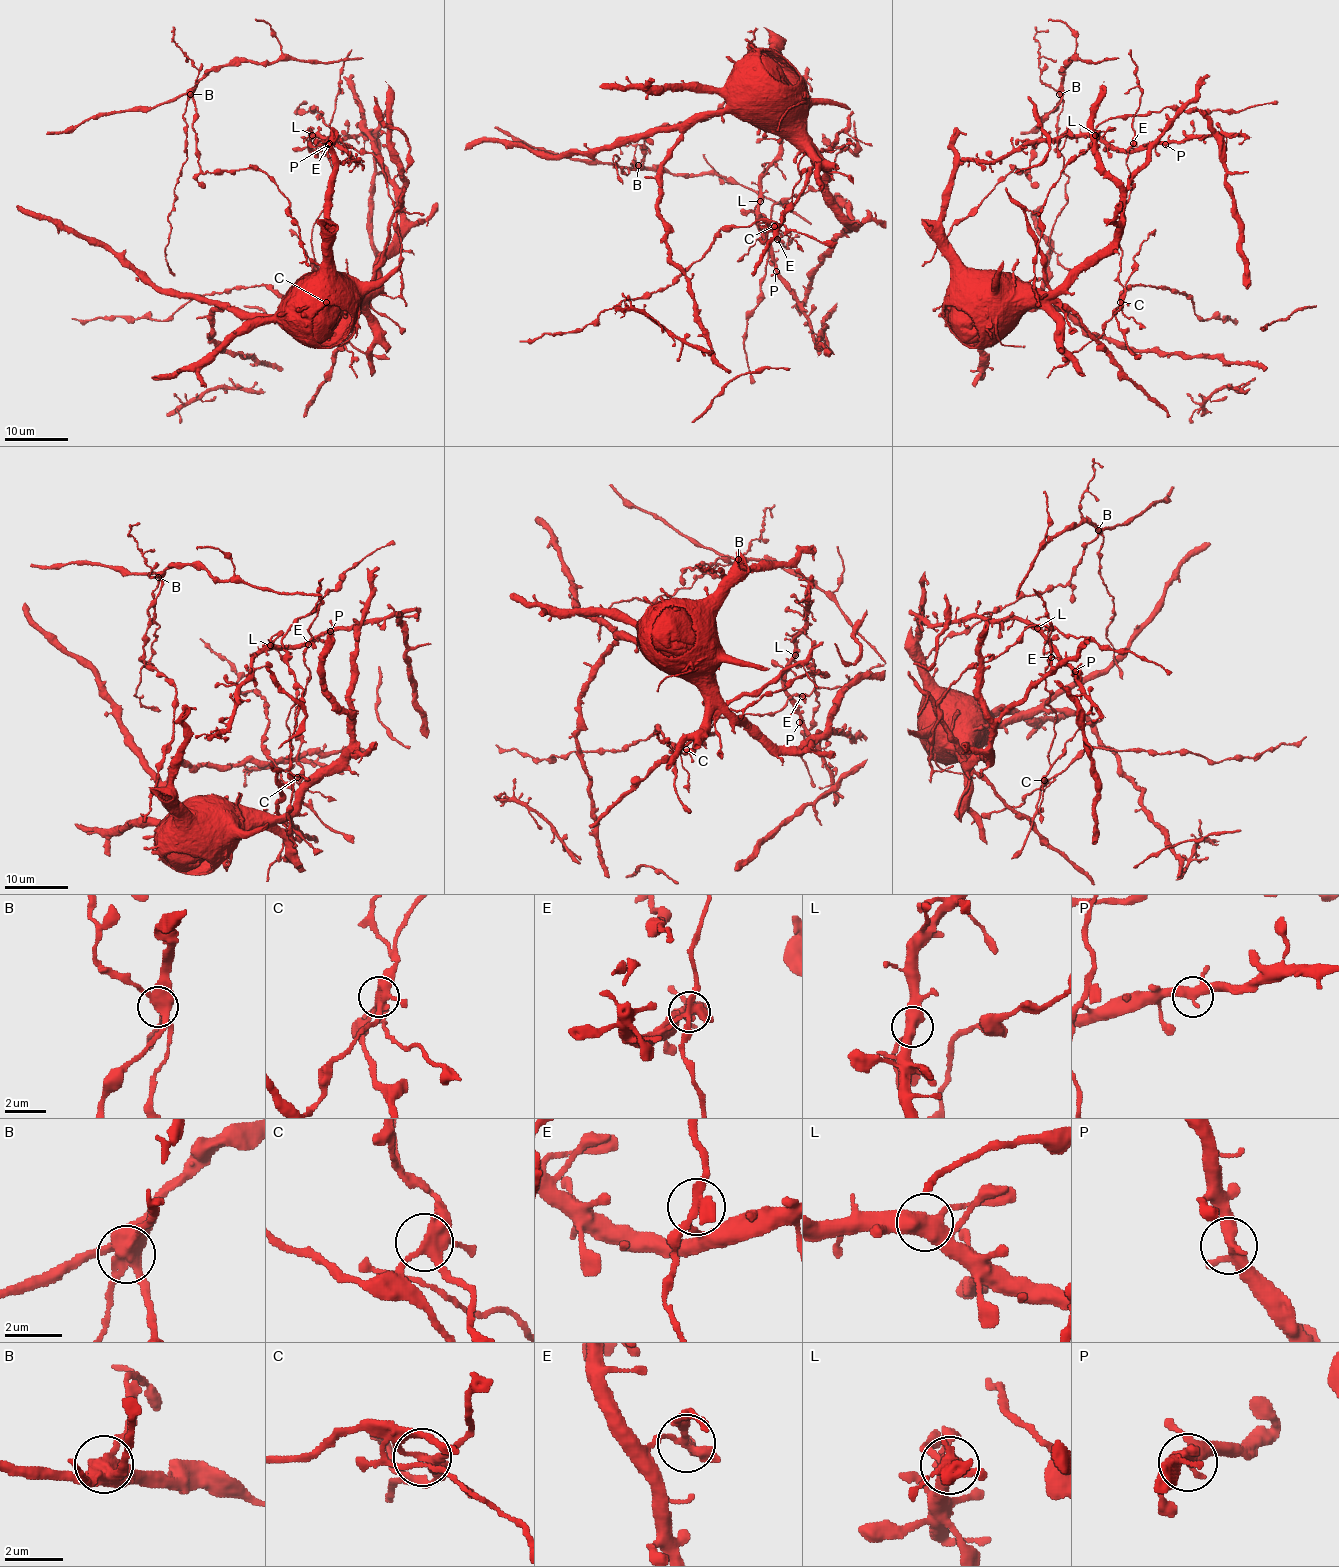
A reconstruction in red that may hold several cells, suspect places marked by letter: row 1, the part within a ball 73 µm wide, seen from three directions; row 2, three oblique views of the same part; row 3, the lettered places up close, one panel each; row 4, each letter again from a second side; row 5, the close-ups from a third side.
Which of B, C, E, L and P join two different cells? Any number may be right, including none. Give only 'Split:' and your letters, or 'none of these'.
Split: B, C, E

